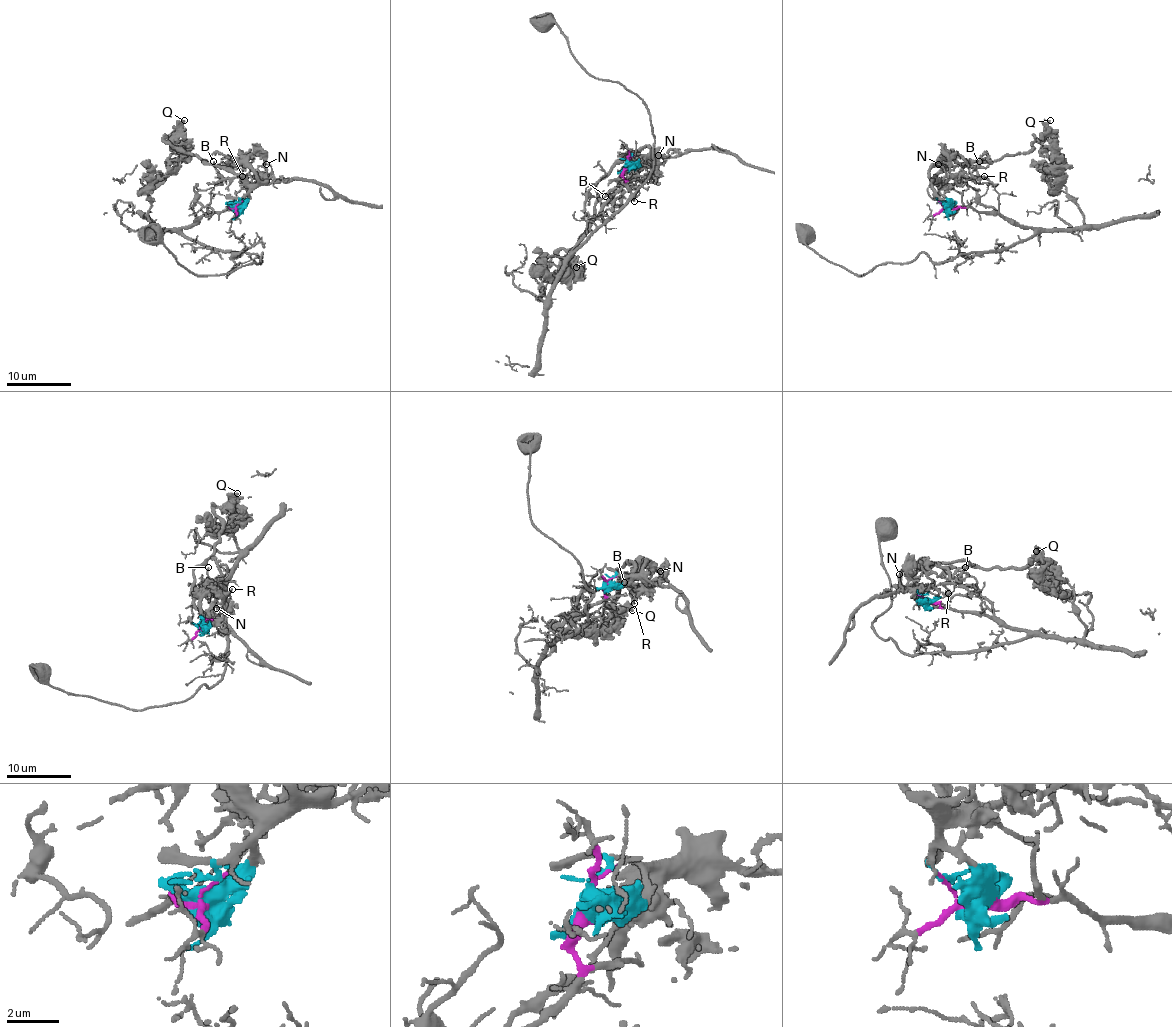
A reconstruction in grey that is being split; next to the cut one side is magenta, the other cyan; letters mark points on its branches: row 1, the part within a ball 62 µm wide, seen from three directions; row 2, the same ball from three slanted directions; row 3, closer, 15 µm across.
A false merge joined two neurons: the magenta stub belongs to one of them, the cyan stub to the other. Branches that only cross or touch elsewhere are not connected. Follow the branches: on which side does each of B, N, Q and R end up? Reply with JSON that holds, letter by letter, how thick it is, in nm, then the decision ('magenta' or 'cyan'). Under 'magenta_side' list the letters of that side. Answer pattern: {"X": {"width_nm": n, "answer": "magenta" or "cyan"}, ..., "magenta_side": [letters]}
{"B": {"width_nm": 170, "answer": "cyan"}, "N": {"width_nm": 170, "answer": "cyan"}, "Q": {"width_nm": 400, "answer": "cyan"}, "R": {"width_nm": 140, "answer": "cyan"}, "magenta_side": []}

